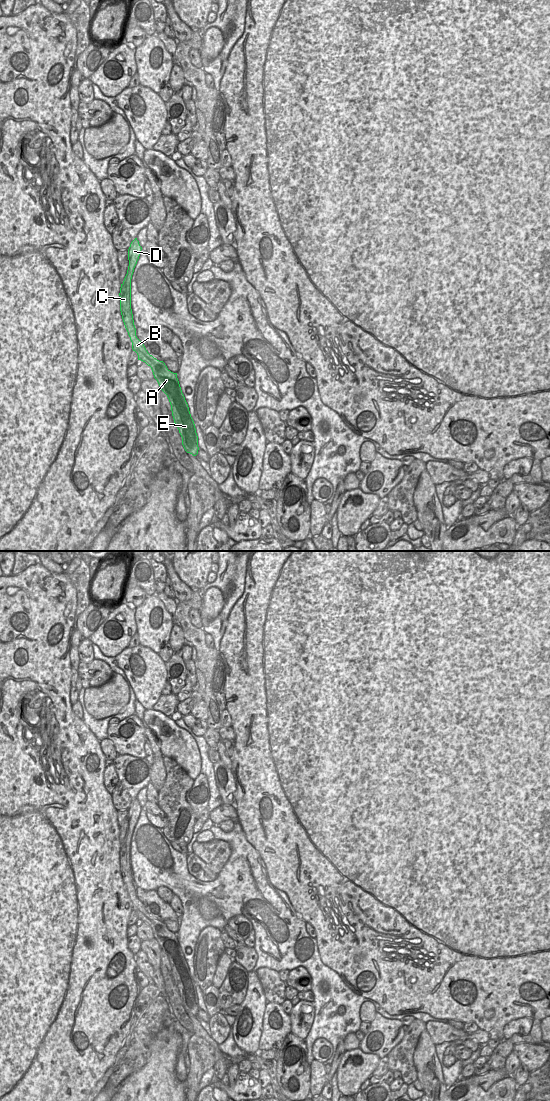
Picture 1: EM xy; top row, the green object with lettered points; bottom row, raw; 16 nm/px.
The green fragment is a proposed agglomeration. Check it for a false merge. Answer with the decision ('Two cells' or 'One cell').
One cell

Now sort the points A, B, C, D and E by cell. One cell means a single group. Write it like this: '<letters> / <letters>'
A B C D E

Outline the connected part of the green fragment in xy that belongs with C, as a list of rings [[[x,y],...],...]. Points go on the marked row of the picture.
[[[135,238],[128,249],[129,266],[119,293],[122,319],[132,342],[132,349],[138,355],[138,360],[145,362],[151,367],[154,378],[169,399],[174,423],[182,437],[182,445],[185,451],[196,456],[199,450],[198,436],[188,404],[182,393],[177,373],[171,372],[163,361],[159,361],[150,355],[143,342],[136,336],[136,328],[131,309],[131,279],[141,250],[142,247],[137,238]]]

